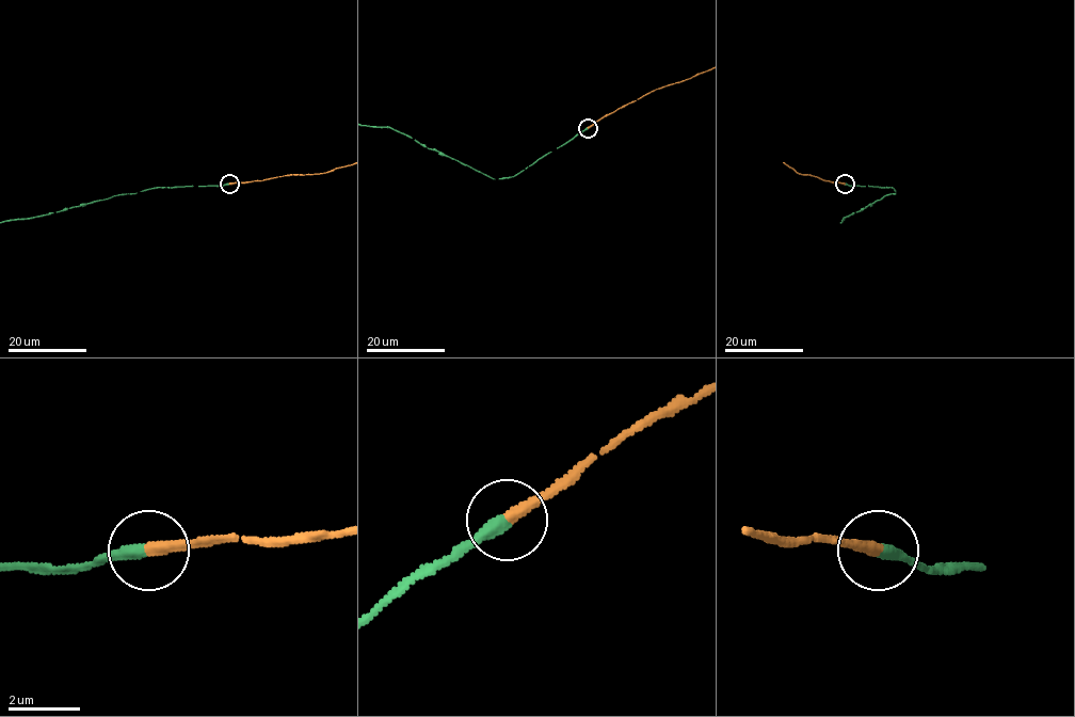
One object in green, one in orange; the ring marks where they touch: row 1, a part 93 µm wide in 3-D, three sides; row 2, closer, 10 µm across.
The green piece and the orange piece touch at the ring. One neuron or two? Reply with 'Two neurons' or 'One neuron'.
One neuron

